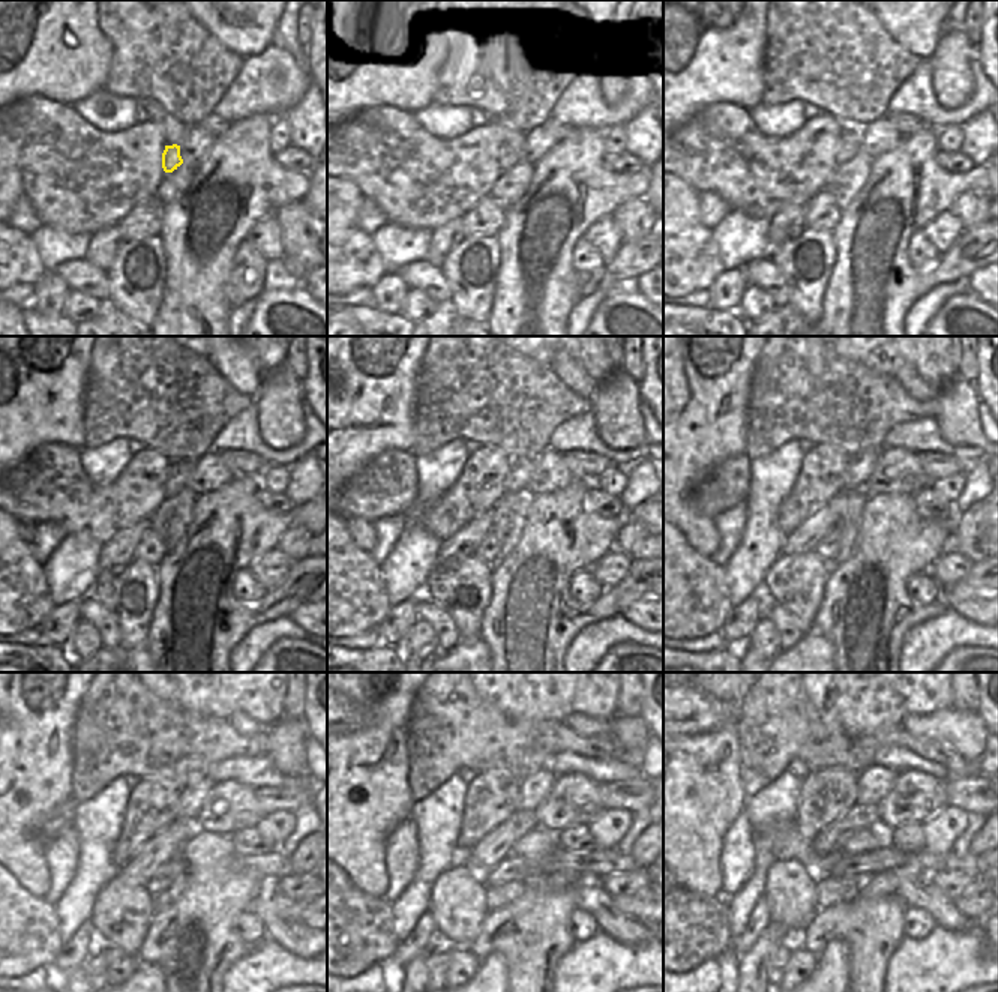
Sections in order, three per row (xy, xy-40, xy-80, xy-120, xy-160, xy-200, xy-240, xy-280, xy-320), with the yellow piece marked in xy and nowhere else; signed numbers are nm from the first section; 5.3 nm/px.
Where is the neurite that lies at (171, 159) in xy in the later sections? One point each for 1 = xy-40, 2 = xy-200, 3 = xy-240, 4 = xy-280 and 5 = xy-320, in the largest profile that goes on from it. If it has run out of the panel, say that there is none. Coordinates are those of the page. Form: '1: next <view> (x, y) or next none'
1: next xy-40 (509, 155)
2: next xy-200 (862, 464)
3: next xy-240 (192, 797)
4: next xy-280 (533, 790)
5: next xy-320 (874, 784)

